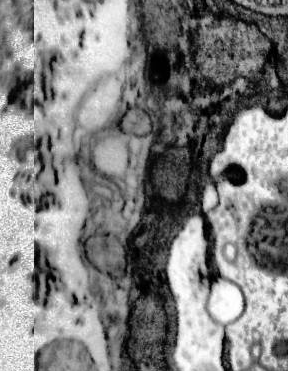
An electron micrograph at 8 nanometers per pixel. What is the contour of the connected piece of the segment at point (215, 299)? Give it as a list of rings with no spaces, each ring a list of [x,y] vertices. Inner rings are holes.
[[[215,276],[211,282],[207,312],[215,322],[219,322],[223,326],[235,322],[243,314],[241,290],[233,282],[227,282],[227,280]]]

